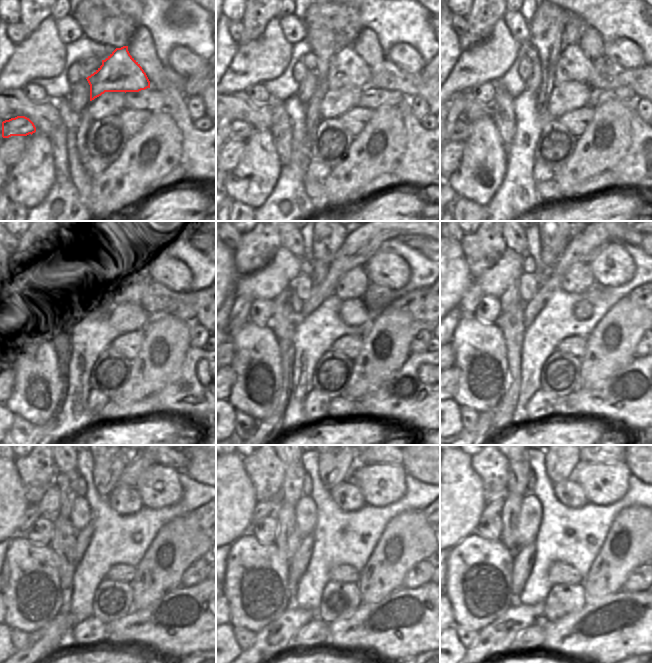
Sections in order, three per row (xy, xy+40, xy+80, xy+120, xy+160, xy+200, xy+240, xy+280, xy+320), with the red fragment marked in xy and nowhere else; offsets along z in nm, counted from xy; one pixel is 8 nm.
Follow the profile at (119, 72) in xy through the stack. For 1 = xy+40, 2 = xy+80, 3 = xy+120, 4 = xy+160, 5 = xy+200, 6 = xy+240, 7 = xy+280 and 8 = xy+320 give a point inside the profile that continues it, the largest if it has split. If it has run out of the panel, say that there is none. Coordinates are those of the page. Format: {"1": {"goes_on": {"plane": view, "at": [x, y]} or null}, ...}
{"1": {"goes_on": {"plane": "xy+40", "at": [346, 68]}}, "2": {"goes_on": {"plane": "xy+80", "at": [573, 64]}}, "3": {"goes_on": {"plane": "xy+120", "at": [128, 284]}}, "4": {"goes_on": {"plane": "xy+160", "at": [352, 284]}}, "5": {"goes_on": {"plane": "xy+200", "at": [578, 278]}}, "6": {"goes_on": {"plane": "xy+240", "at": [124, 499]}}, "7": {"goes_on": {"plane": "xy+280", "at": [348, 497]}}, "8": {"goes_on": {"plane": "xy+320", "at": [569, 493]}}}

